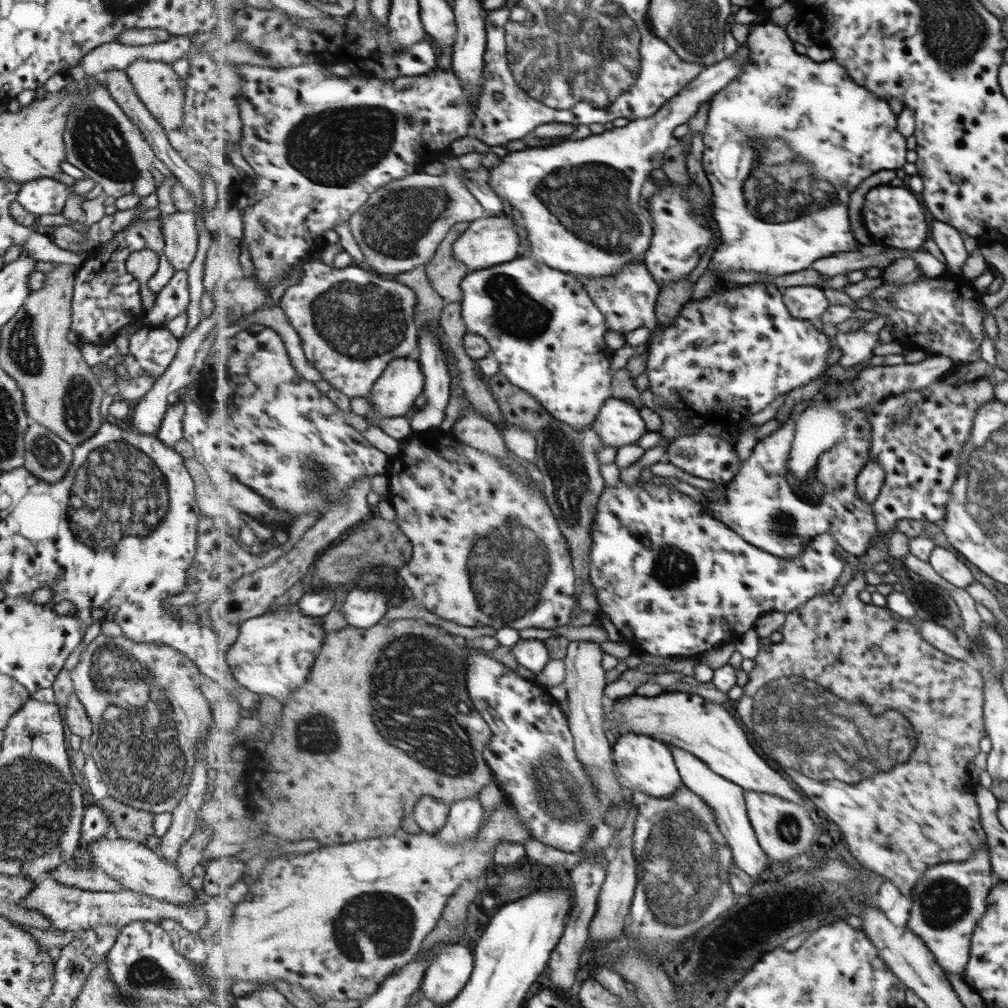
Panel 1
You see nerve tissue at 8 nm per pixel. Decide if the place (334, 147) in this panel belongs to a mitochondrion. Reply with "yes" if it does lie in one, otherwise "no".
yes

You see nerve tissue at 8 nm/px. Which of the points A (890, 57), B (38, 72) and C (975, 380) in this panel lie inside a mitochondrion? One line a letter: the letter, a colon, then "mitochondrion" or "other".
A: other
B: other
C: other

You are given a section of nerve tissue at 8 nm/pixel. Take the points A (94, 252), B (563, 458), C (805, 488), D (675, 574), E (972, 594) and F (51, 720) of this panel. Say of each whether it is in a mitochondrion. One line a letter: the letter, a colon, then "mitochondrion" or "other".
A: other
B: mitochondrion
C: mitochondrion
D: mitochondrion
E: other
F: other

